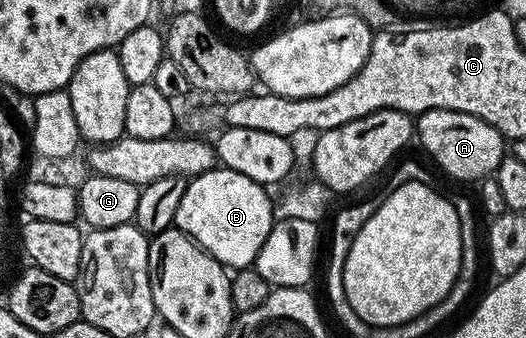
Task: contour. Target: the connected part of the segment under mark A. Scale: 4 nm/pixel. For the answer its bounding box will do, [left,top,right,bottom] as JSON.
[416,108,508,182]

